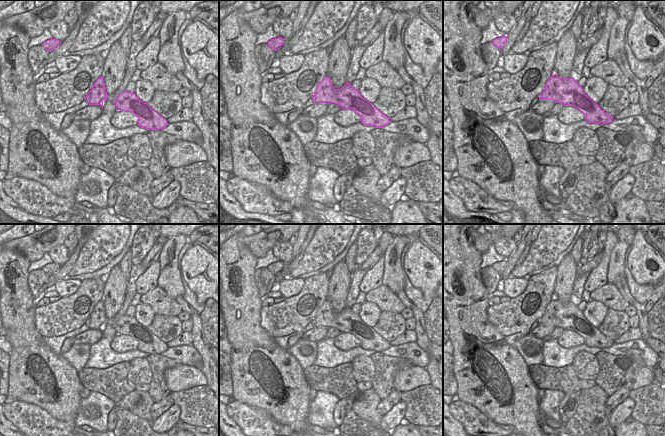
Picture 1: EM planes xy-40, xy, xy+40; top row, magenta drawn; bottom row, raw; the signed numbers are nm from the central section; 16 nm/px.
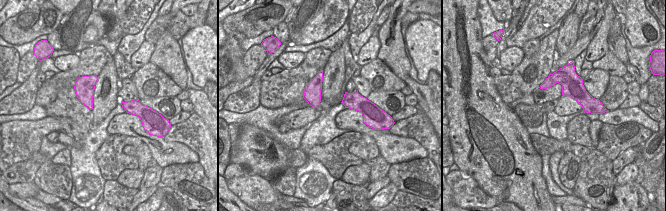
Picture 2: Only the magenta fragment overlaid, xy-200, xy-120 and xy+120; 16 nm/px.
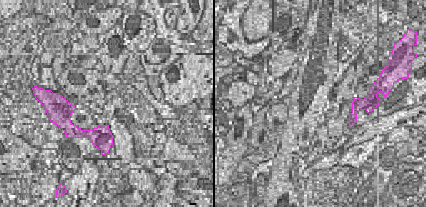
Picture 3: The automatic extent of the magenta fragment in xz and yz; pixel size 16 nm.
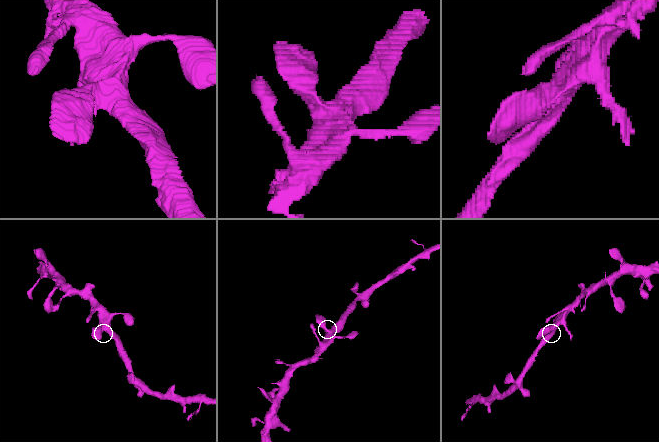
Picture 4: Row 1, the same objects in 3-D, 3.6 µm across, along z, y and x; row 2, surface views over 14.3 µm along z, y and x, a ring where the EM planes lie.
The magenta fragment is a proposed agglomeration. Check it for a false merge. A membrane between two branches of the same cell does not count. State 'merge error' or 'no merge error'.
no merge error

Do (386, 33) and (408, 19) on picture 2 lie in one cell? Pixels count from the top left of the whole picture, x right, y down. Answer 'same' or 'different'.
different

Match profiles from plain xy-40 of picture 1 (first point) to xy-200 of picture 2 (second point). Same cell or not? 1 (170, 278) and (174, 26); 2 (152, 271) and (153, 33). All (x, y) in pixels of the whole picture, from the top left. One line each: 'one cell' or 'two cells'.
1: two cells
2: two cells

